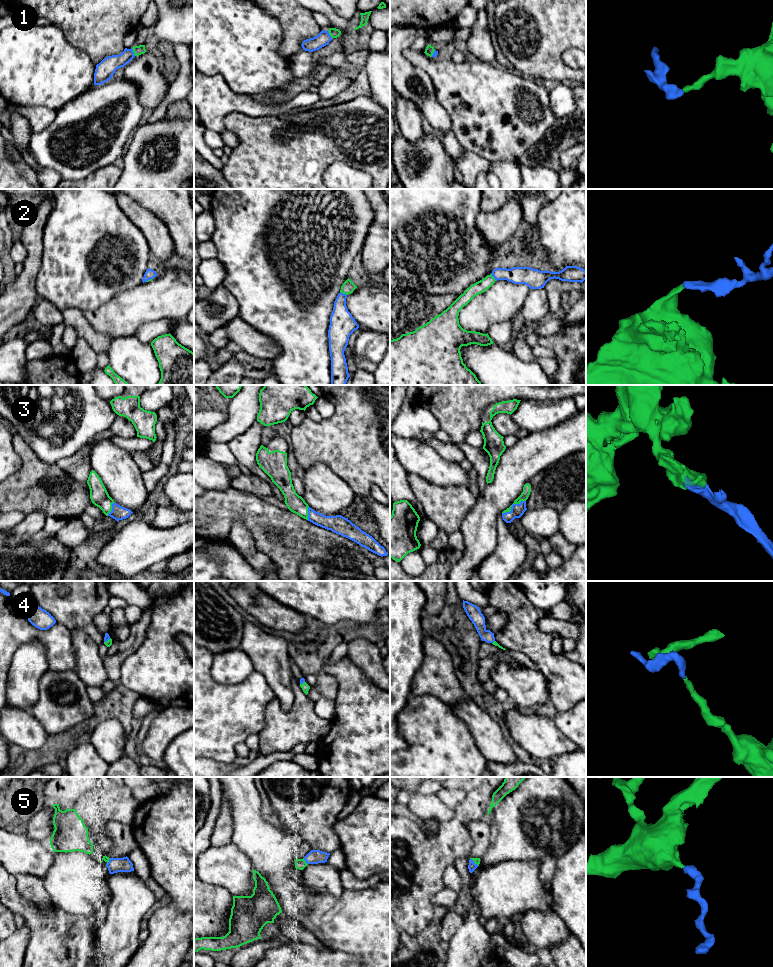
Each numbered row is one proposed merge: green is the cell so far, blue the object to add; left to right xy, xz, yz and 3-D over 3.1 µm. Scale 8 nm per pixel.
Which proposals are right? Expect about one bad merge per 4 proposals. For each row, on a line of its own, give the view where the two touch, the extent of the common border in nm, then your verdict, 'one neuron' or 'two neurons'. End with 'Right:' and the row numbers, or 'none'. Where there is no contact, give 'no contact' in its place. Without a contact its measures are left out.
1: meets green in xy; contact 70 nm long; one neuron
2: meets green in xz; contact 70 nm long; one neuron
3: meets green in yz; contact 220 nm long; one neuron
4: meets green in xy; contact 70 nm long; one neuron
5: meets green in xz; contact 70 nm long; one neuron
Right: 1, 2, 3, 4, 5

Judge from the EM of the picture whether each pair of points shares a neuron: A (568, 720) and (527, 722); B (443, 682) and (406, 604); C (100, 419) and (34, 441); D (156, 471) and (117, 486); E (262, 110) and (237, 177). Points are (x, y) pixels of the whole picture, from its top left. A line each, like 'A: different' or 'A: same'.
A: different
B: different
C: same
D: different
E: different

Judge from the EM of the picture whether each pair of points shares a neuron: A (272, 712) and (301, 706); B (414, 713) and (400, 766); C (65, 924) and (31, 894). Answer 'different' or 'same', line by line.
A: same
B: same
C: different

